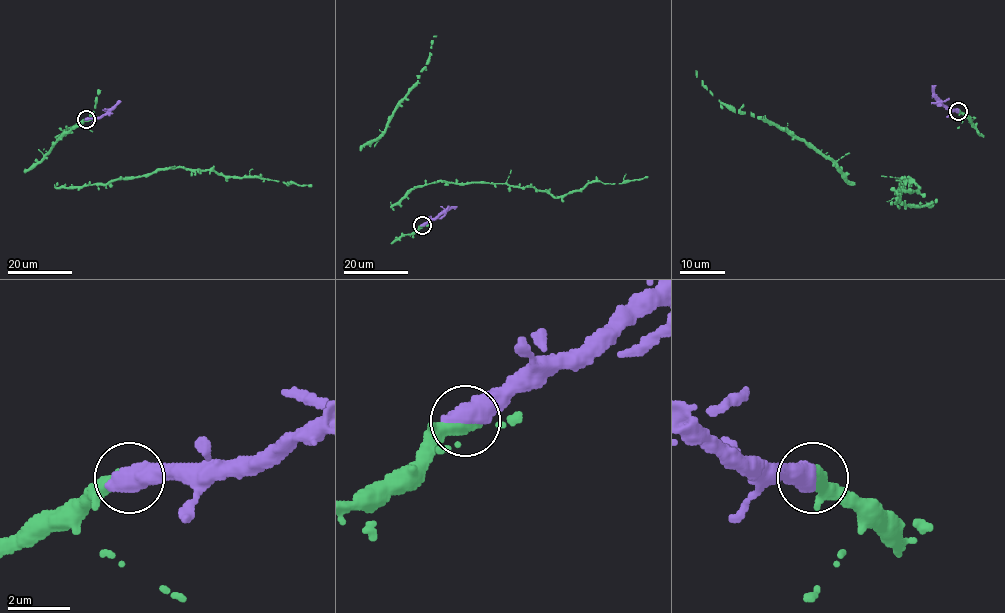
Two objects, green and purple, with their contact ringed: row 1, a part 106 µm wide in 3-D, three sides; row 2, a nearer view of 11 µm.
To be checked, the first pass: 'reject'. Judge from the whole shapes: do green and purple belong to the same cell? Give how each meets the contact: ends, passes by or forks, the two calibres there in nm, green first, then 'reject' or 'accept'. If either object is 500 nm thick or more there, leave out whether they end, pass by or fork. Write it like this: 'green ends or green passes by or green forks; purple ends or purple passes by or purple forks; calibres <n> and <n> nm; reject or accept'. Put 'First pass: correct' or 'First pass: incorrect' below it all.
calibres 480 and 650 nm; accept
First pass: incorrect

